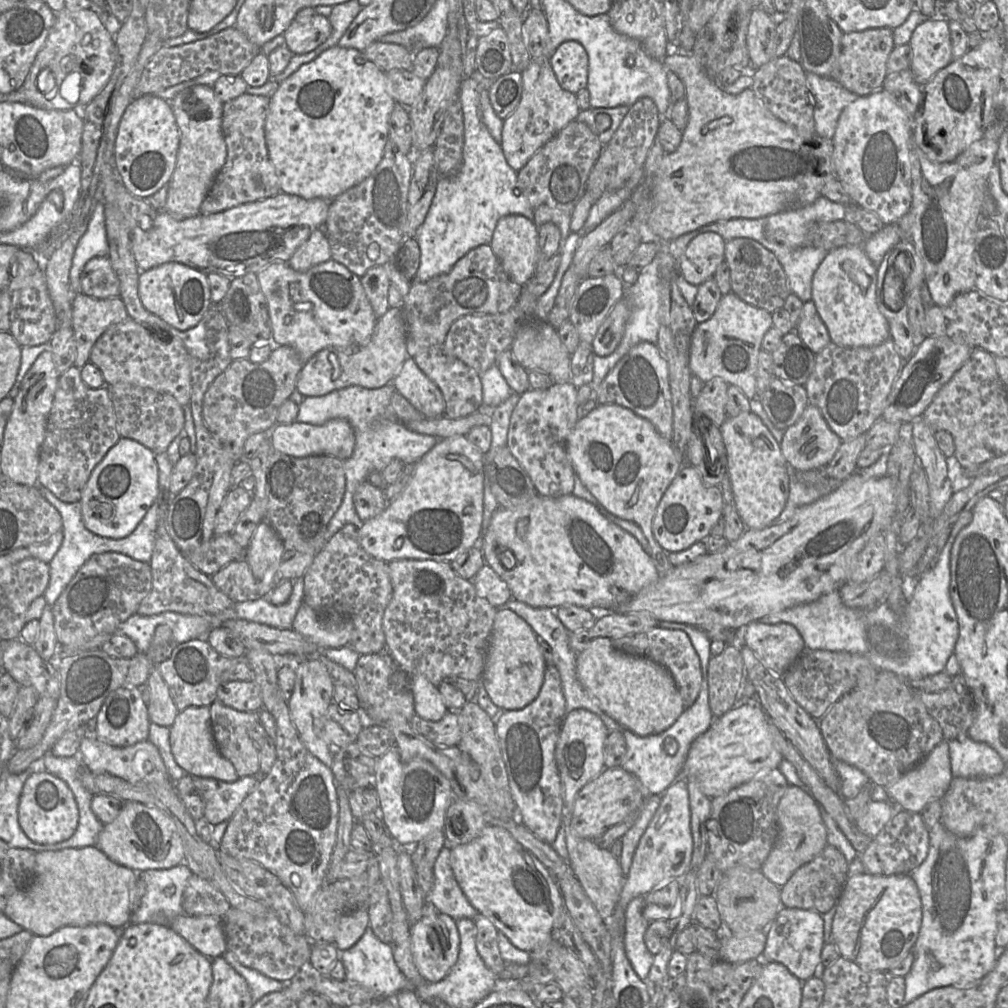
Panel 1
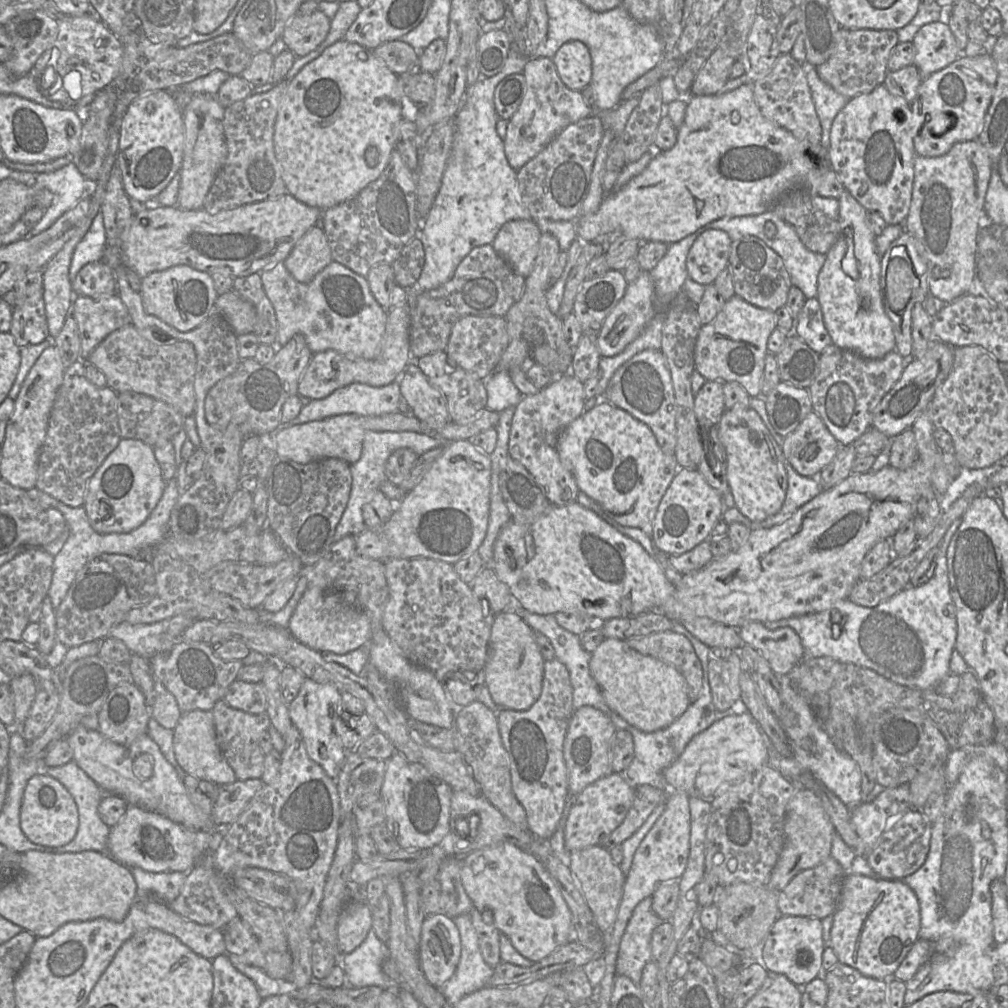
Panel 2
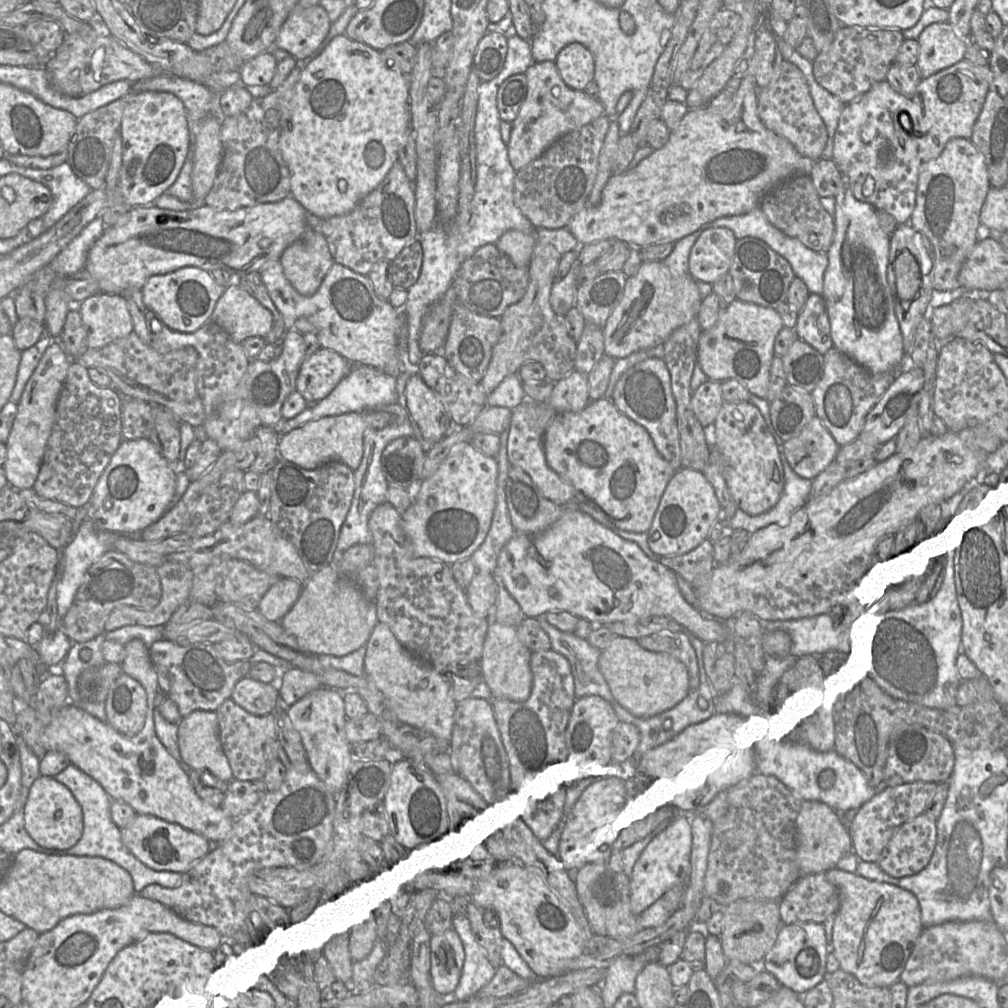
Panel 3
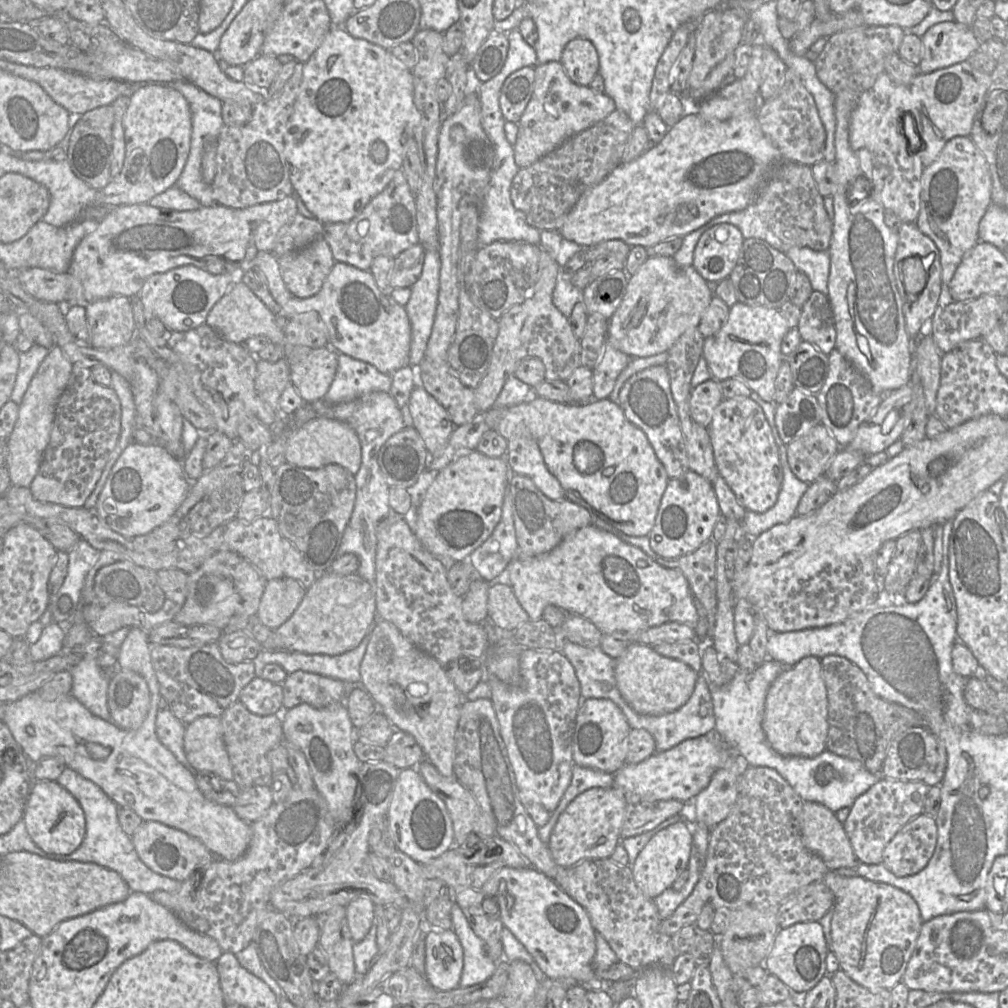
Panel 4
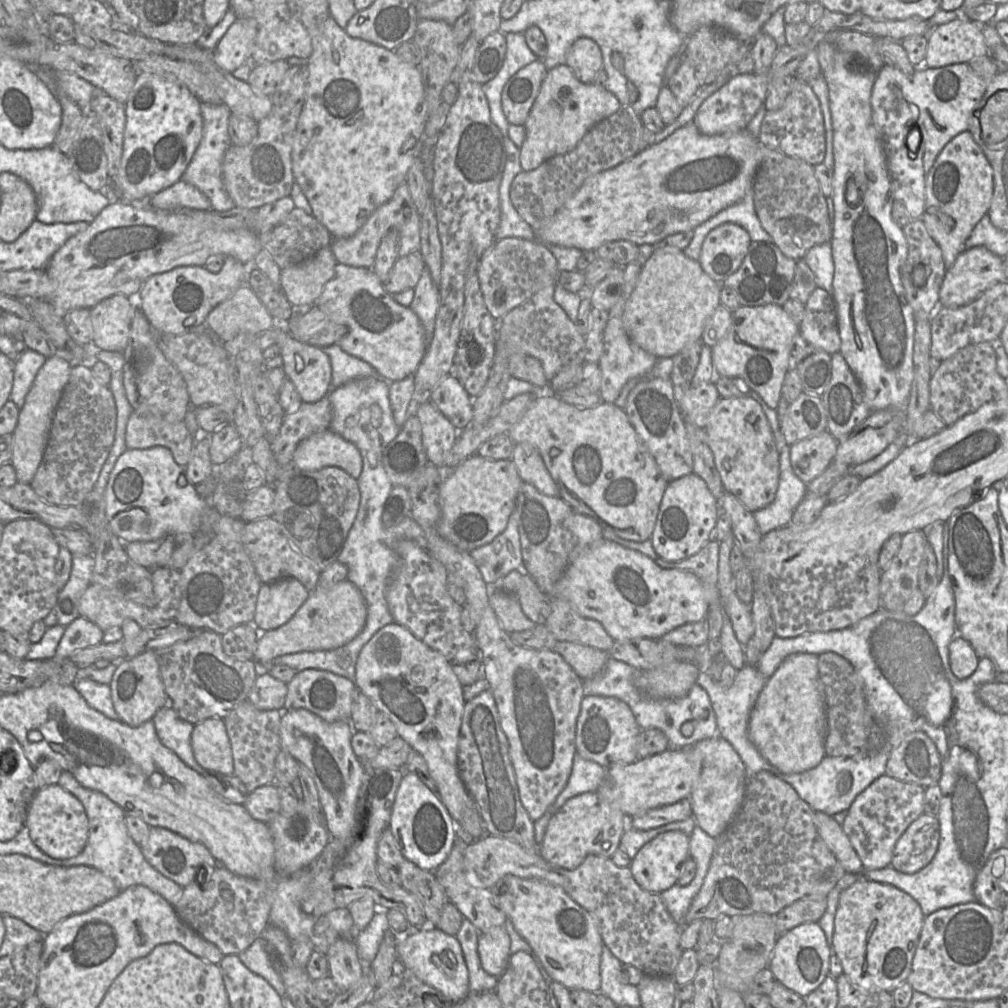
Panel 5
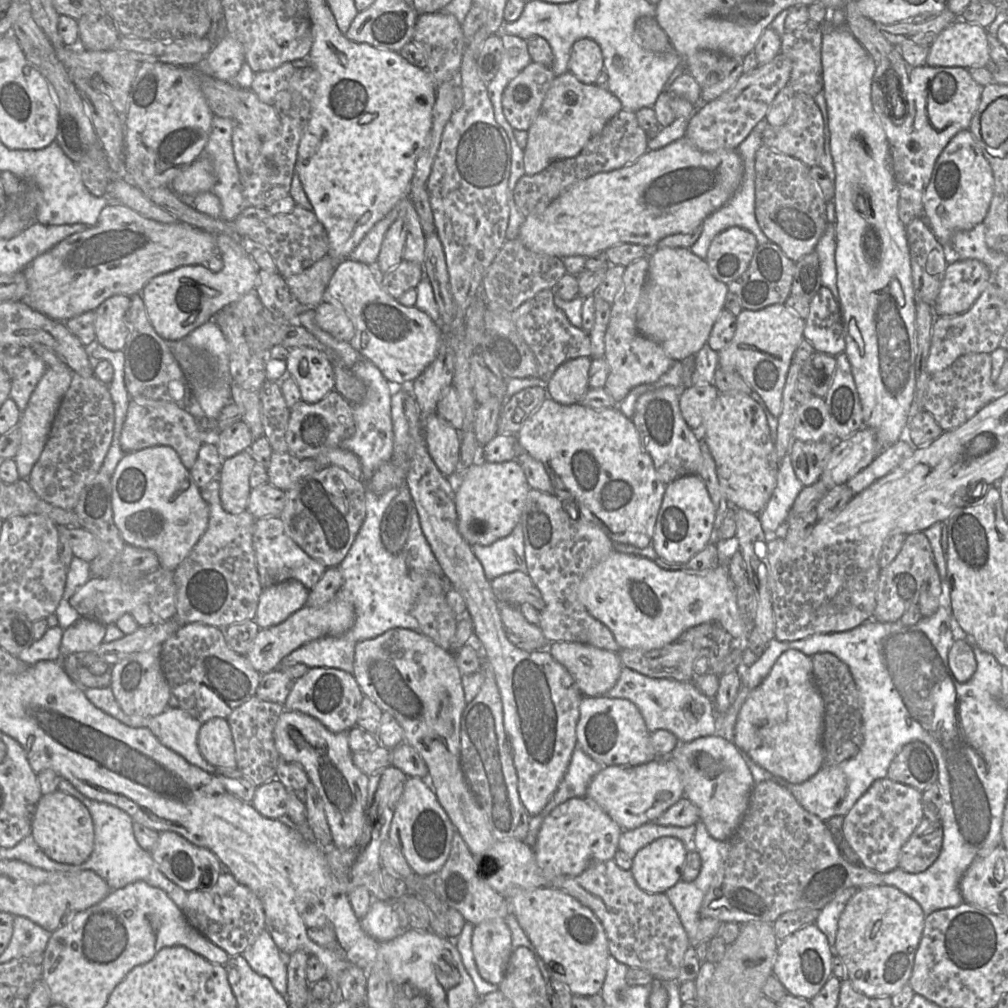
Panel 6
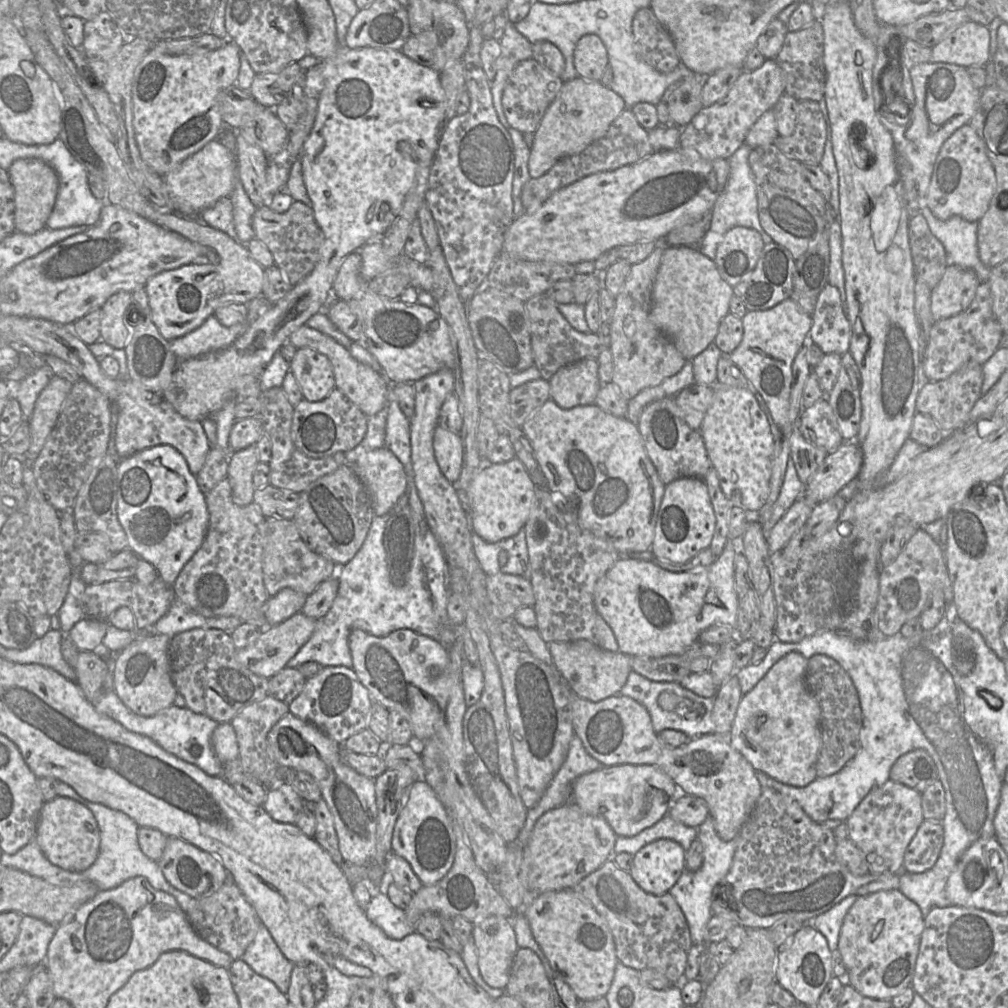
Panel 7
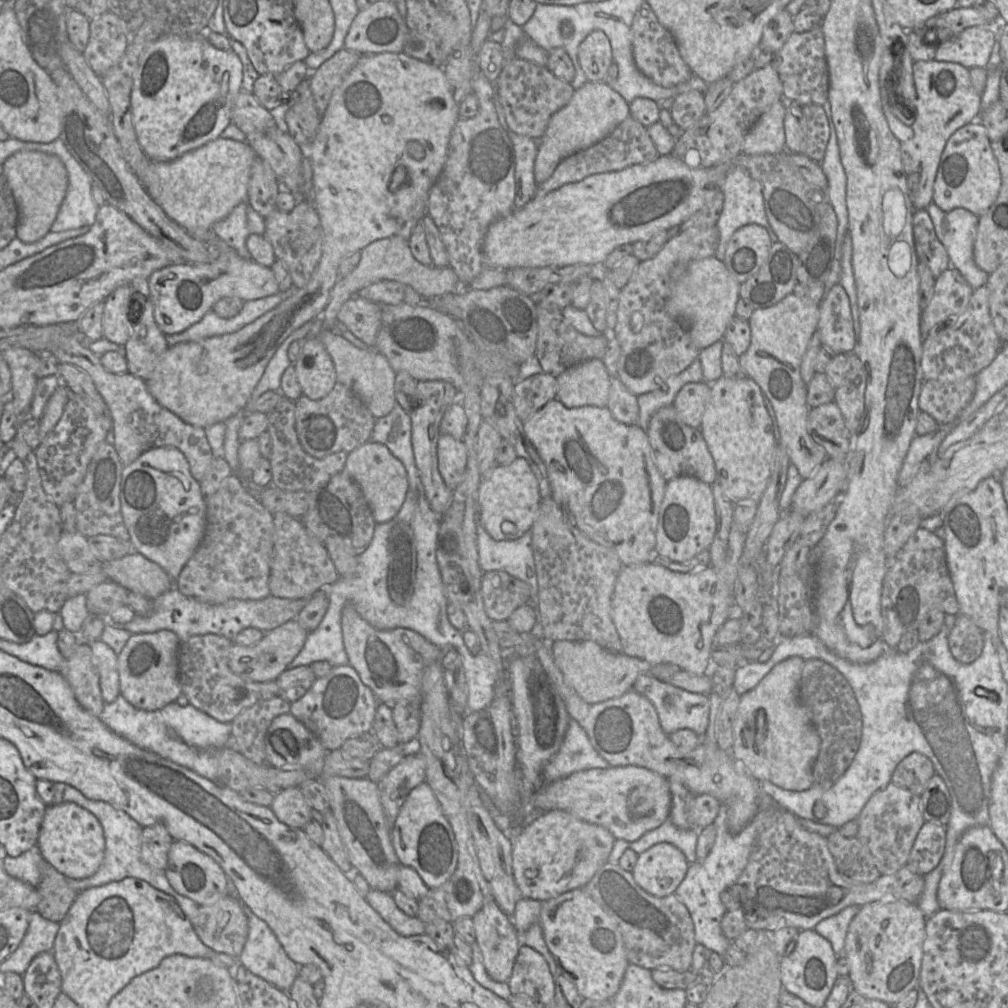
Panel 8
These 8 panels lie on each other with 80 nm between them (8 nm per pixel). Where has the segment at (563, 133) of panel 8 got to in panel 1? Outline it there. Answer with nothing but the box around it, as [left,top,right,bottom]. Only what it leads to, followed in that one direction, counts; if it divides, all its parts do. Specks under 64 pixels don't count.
[501,61,580,172]

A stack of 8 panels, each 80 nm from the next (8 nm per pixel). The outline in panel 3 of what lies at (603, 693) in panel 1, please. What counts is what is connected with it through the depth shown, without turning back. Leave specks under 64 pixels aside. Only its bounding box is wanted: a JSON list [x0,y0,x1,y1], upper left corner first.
[598,637,690,720]

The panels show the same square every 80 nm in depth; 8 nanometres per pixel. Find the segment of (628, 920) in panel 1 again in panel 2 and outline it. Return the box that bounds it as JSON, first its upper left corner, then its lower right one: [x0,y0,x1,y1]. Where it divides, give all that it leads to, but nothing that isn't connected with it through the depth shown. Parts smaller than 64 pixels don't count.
[615,897,663,984]

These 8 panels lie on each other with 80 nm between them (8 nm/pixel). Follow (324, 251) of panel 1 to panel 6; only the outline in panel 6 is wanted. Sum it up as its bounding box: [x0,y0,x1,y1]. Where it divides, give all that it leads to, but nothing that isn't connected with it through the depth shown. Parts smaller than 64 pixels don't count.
[284,254,335,309]

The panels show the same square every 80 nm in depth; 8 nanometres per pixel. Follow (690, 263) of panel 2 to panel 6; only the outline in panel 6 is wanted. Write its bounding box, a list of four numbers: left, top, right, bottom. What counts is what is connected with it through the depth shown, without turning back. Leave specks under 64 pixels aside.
[706,227,758,284]

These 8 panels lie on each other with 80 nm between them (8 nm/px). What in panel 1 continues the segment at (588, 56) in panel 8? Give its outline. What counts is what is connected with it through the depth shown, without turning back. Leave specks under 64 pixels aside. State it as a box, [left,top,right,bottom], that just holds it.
[549,40,589,94]

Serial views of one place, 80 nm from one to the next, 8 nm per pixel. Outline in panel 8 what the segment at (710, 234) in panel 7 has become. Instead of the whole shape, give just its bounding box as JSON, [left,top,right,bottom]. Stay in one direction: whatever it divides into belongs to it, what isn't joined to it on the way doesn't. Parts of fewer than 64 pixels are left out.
[714,167,776,262]

